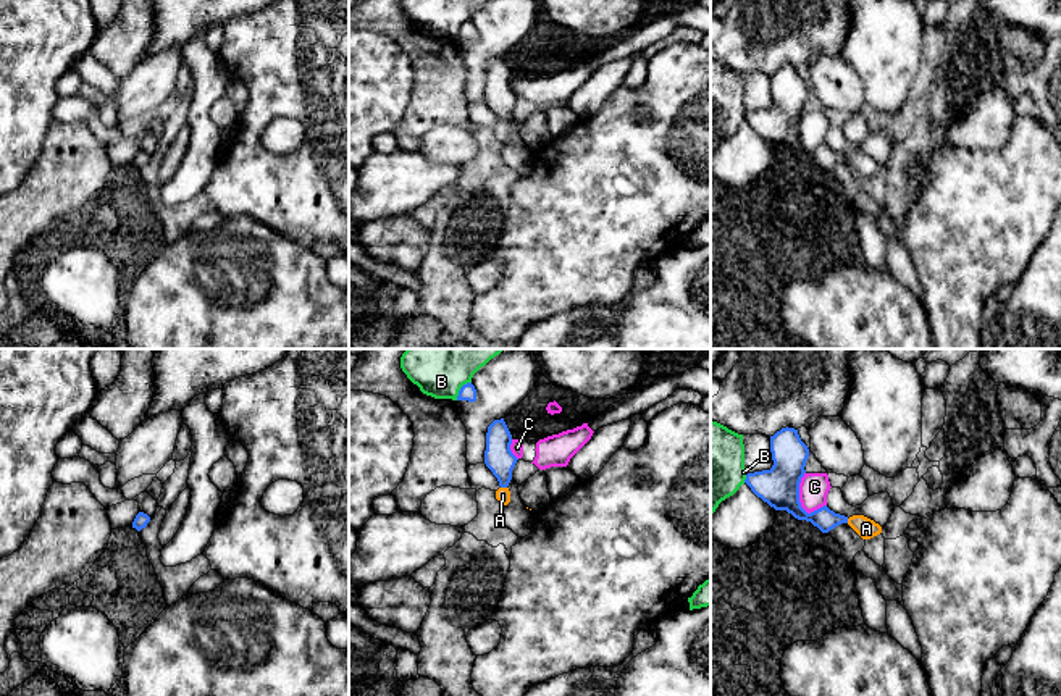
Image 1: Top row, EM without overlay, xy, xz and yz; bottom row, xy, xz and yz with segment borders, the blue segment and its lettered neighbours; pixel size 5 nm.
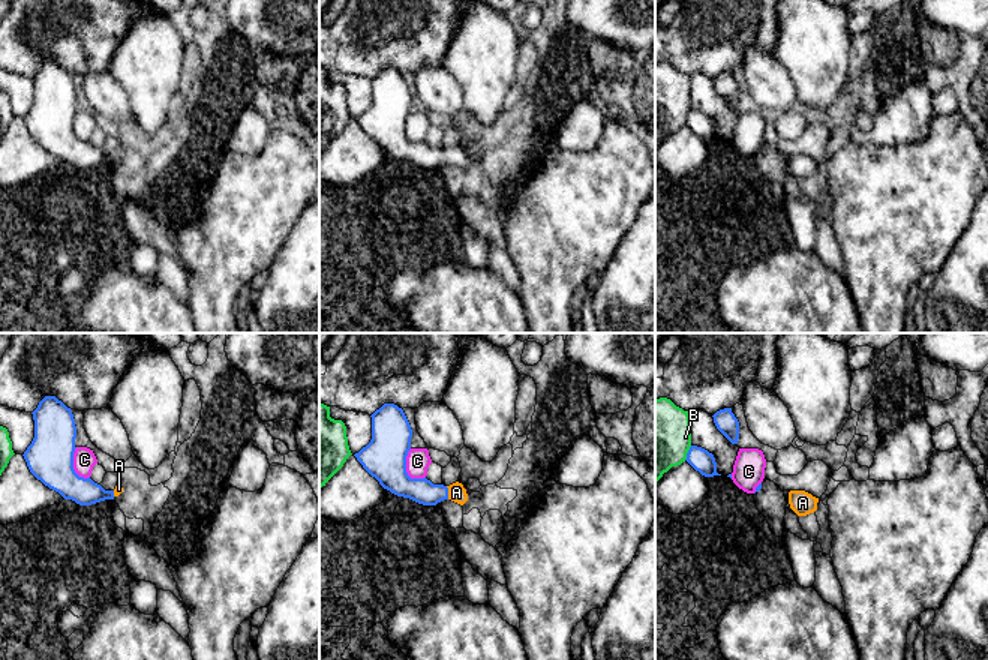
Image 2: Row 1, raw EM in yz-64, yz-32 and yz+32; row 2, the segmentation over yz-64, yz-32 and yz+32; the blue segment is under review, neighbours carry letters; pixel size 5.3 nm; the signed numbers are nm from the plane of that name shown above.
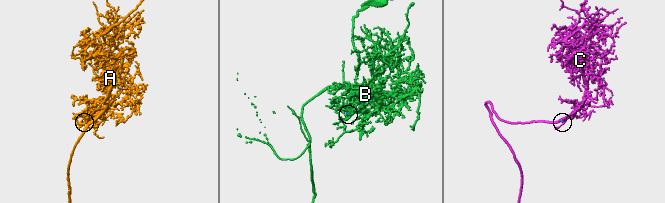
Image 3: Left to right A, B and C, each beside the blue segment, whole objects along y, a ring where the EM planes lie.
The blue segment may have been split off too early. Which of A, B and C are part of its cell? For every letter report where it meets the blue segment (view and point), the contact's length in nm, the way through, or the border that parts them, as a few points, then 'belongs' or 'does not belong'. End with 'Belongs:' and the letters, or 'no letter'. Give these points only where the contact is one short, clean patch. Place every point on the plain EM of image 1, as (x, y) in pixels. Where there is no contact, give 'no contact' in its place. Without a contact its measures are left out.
A: contact xz (504, 125); length 30 nm; way xz (498, 94), (504, 125), (503, 133); belongs
B: contact xz (461, 28); length 120 nm; does not belong
C: contact yz (798, 131); length 220 nm; border yz (805, 110), (800, 120), (800, 142), (809, 152); does not belong
Belongs: A

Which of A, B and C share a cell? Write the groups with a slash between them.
A / B / C

